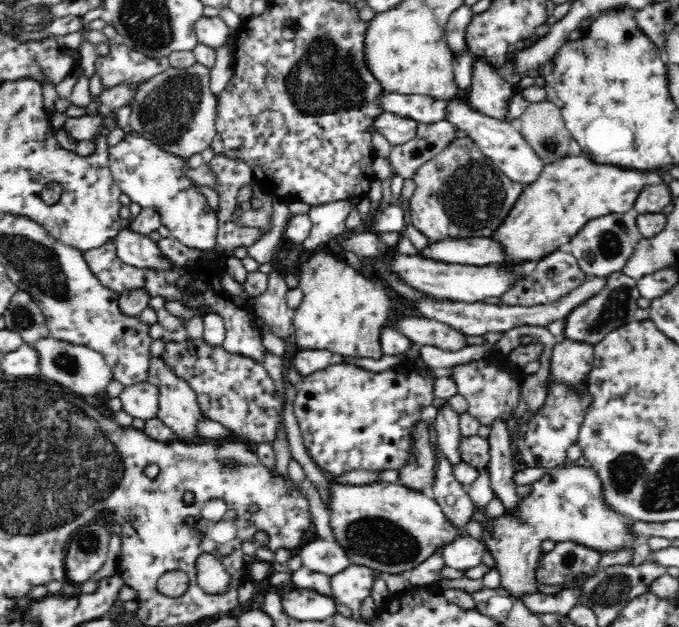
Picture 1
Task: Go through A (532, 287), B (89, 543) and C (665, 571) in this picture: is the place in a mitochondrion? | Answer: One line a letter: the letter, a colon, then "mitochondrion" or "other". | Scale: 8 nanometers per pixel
A: other
B: mitochondrion
C: other

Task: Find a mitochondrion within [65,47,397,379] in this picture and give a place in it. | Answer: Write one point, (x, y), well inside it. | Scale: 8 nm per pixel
(168, 112)

